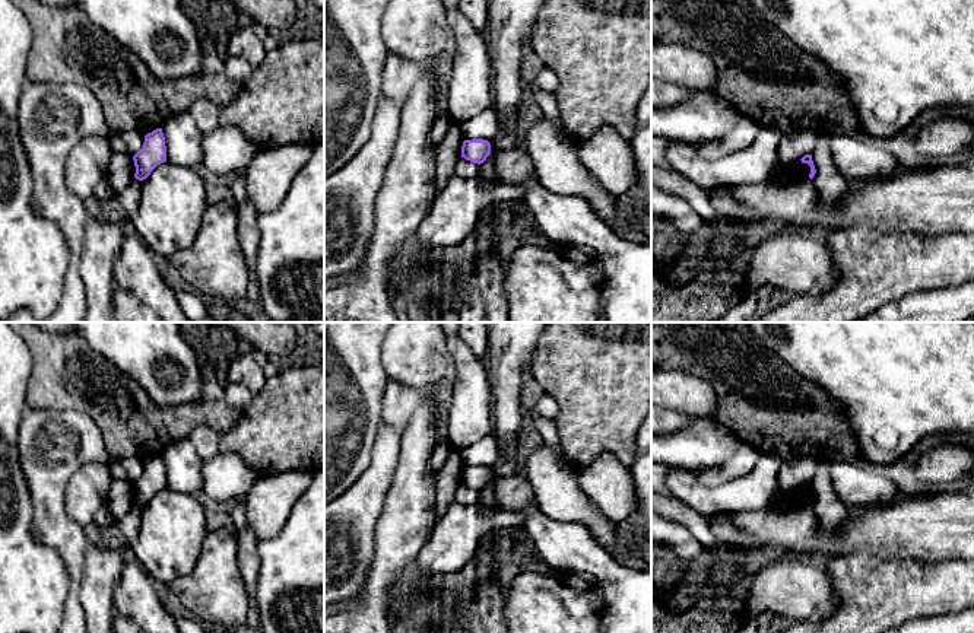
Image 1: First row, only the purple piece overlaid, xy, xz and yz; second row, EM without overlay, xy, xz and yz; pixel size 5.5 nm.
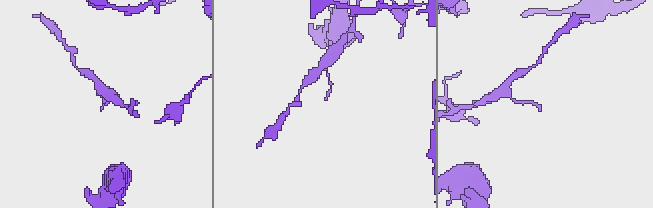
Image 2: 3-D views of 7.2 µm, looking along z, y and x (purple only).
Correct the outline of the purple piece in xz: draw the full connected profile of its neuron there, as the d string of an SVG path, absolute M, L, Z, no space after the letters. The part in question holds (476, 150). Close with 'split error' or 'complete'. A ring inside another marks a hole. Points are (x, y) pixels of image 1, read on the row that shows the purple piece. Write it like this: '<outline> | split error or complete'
M483 139L464 140L461 146L461 158L473 163L483 163L491 155L491 143Z | complete

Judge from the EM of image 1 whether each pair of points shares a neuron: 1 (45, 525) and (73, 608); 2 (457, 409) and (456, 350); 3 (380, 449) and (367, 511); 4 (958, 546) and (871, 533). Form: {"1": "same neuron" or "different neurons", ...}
{"1": "same neuron", "2": "same neuron", "3": "same neuron", "4": "same neuron"}

